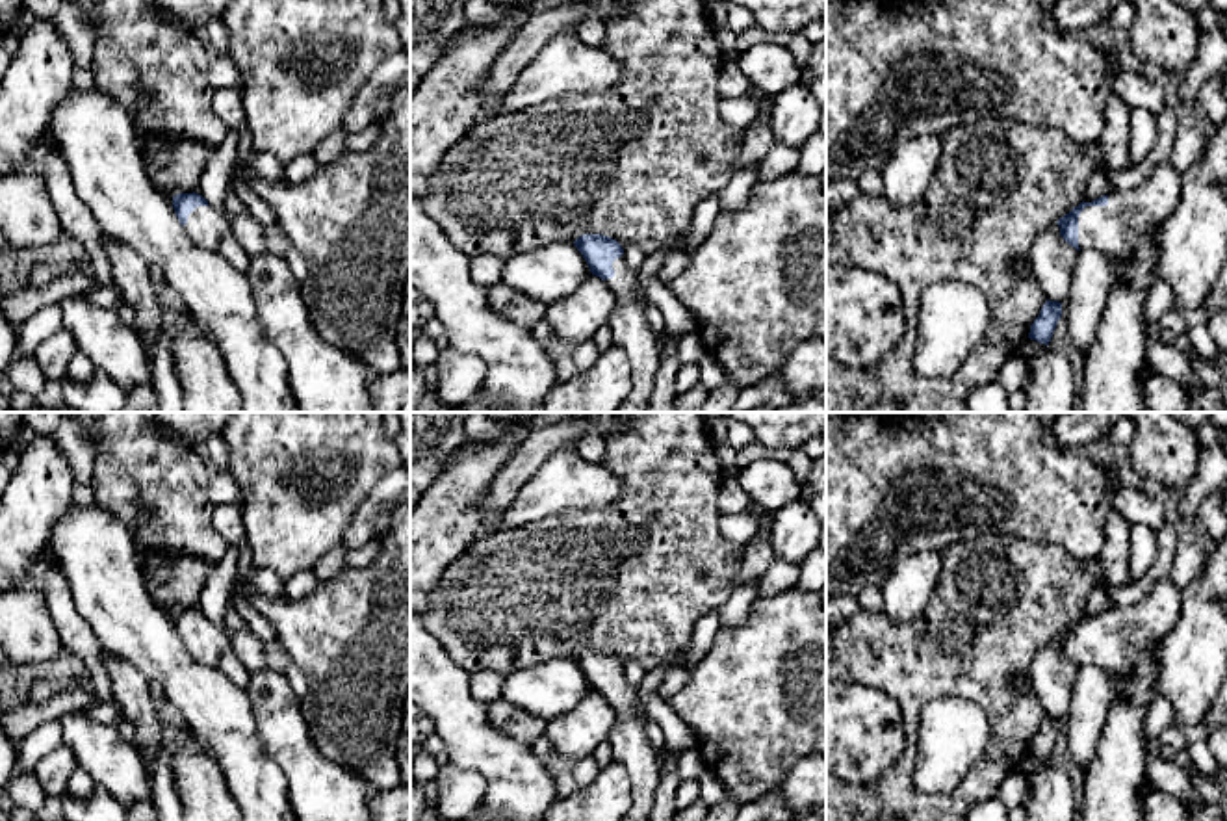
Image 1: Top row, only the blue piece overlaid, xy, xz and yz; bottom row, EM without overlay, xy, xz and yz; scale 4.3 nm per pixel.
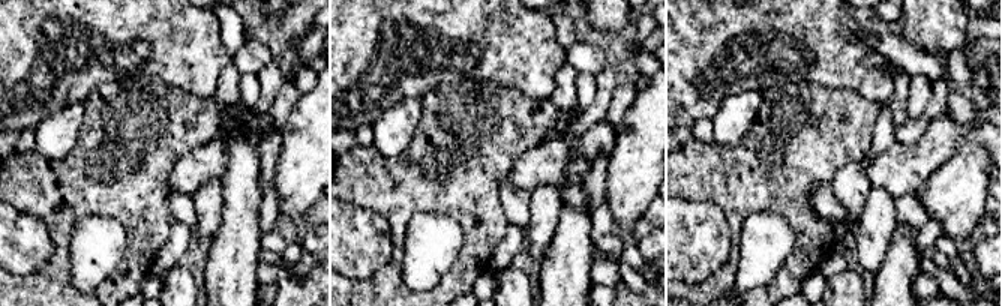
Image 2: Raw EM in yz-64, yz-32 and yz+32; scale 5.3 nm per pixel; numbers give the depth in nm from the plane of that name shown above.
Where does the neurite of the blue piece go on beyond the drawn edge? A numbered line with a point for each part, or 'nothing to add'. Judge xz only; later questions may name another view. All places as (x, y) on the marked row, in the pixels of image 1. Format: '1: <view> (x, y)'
1: xz (632, 333)

